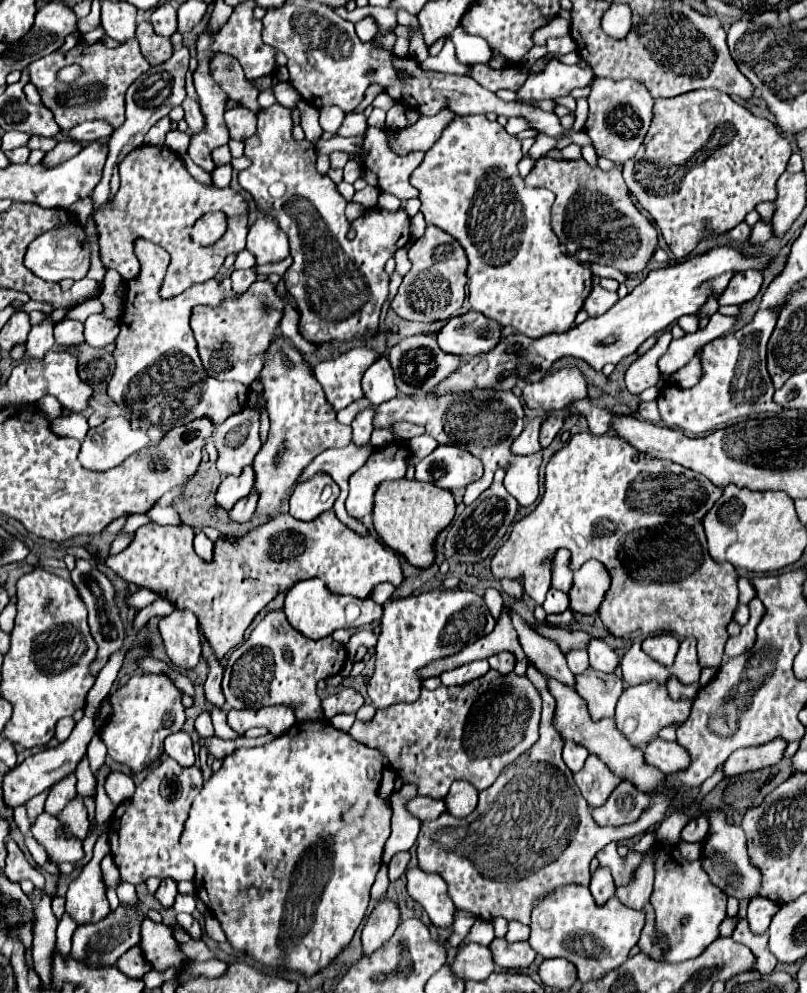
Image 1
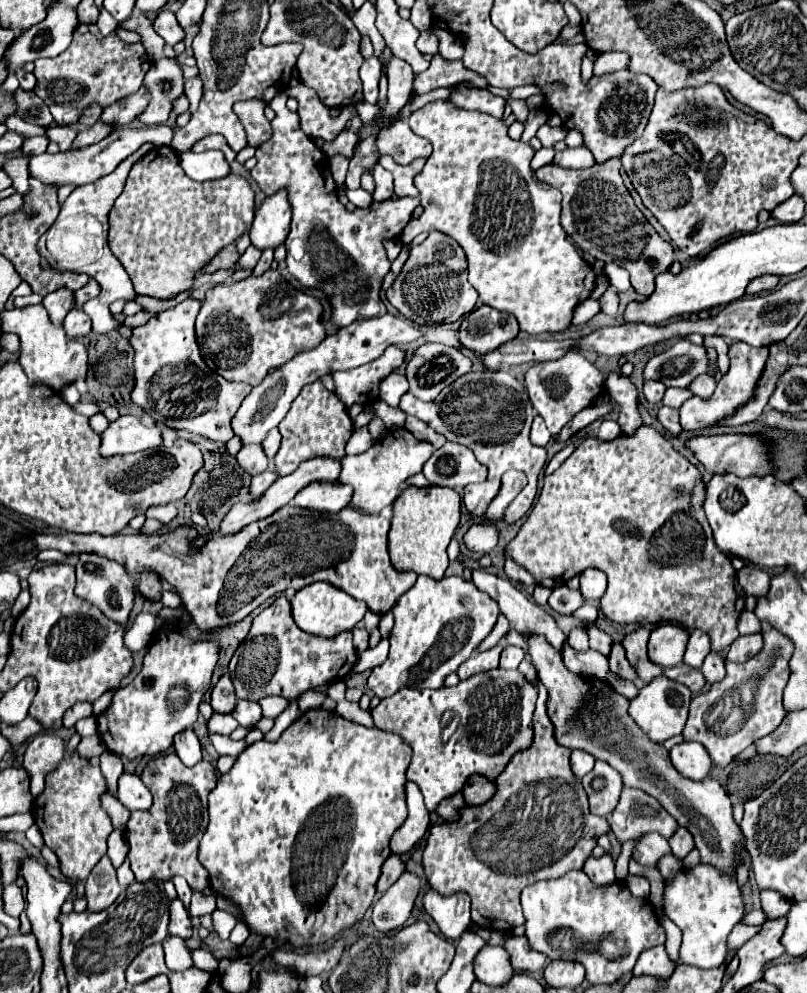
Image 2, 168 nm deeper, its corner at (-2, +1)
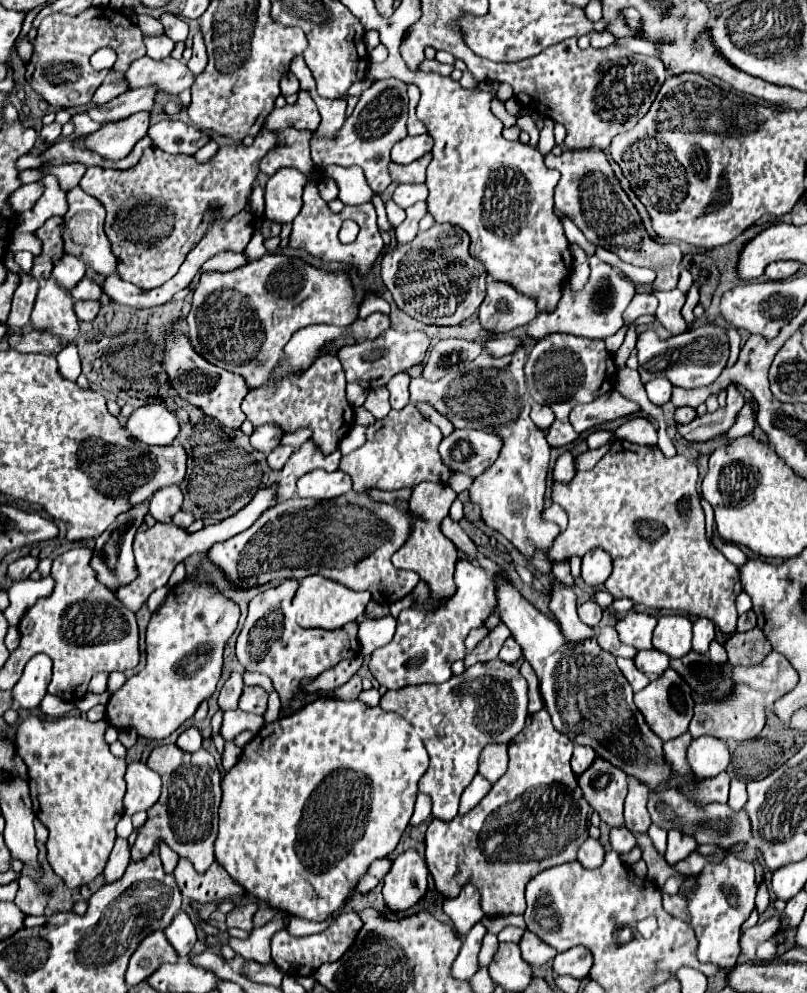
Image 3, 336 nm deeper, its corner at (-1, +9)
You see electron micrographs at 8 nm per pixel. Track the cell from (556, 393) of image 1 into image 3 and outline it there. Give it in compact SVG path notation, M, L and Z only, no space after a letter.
M553 333L539 339L525 363L525 381L531 397L549 405L555 413L553 425L547 429L547 441L551 447L565 447L577 441L579 433L569 423L569 413L579 403L591 403L595 397L613 389L613 355L605 349L601 339L585 339L567 333Z

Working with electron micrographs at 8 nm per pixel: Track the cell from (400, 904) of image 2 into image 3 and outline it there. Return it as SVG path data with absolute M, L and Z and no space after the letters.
M407 849L393 859L385 877L383 897L391 911L413 907L427 891L427 863L417 849Z

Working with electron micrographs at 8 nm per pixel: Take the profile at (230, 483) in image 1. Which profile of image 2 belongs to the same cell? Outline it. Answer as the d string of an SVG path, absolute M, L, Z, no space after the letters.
M250 445L240 449L240 453L236 455L236 463L250 477L256 477L260 471L268 469L268 459L262 451L262 445Z

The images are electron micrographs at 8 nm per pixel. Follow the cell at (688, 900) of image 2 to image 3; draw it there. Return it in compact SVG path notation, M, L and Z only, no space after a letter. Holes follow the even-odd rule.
M727 853L723 863L709 863L697 877L697 889L689 895L689 925L693 927L699 947L697 957L701 963L717 965L719 969L735 967L739 957L739 933L741 925L747 921L749 913L755 907L755 893L757 893L757 879L753 865L747 861L737 859L735 855ZM737 891L739 905L731 907L727 895Z

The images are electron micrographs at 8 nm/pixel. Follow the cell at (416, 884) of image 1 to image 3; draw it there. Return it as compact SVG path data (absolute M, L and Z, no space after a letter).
M473 885L463 887L459 897L445 899L443 911L451 917L459 935L465 935L475 923L479 923L485 917L485 913L479 907L479 891Z

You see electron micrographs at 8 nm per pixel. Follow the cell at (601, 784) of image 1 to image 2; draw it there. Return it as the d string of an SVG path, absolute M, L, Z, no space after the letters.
M596 761L594 769L582 779L584 791L590 799L590 811L594 815L606 817L618 803L622 791L622 779L608 763Z

